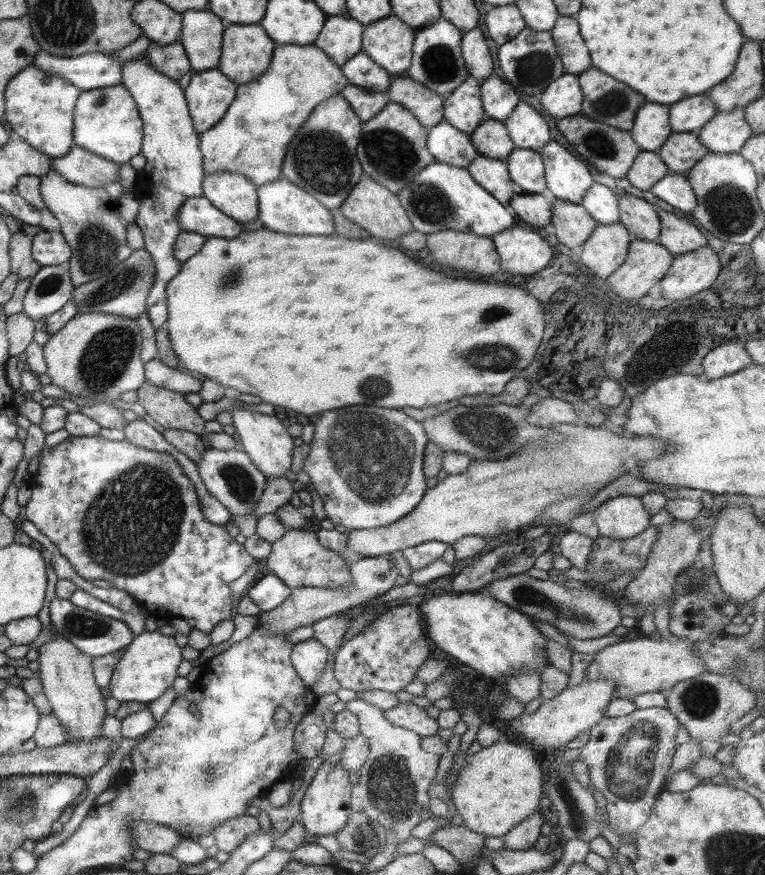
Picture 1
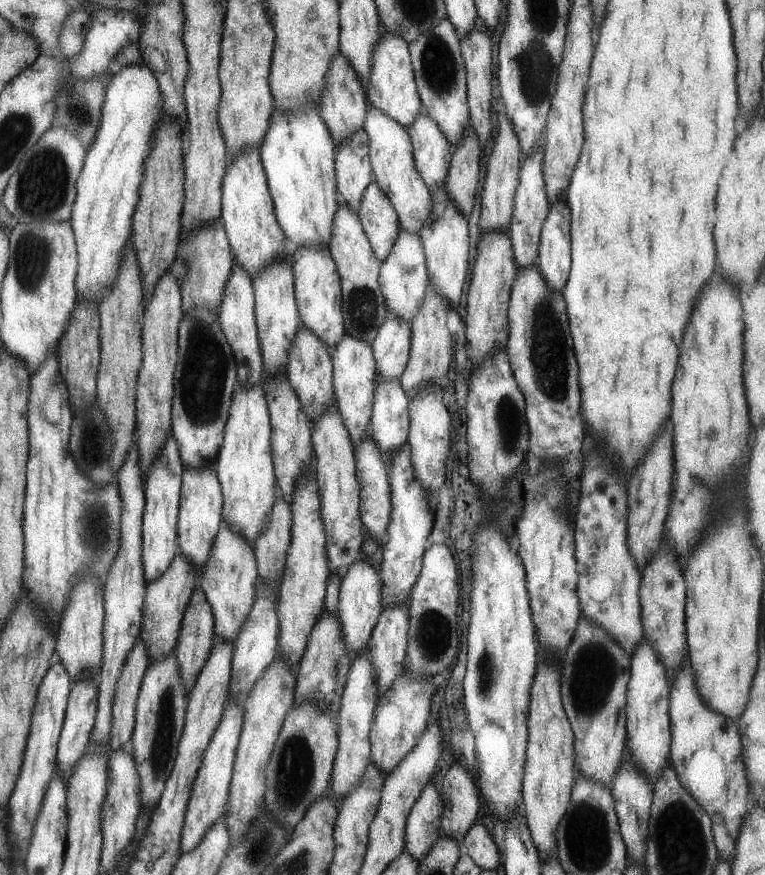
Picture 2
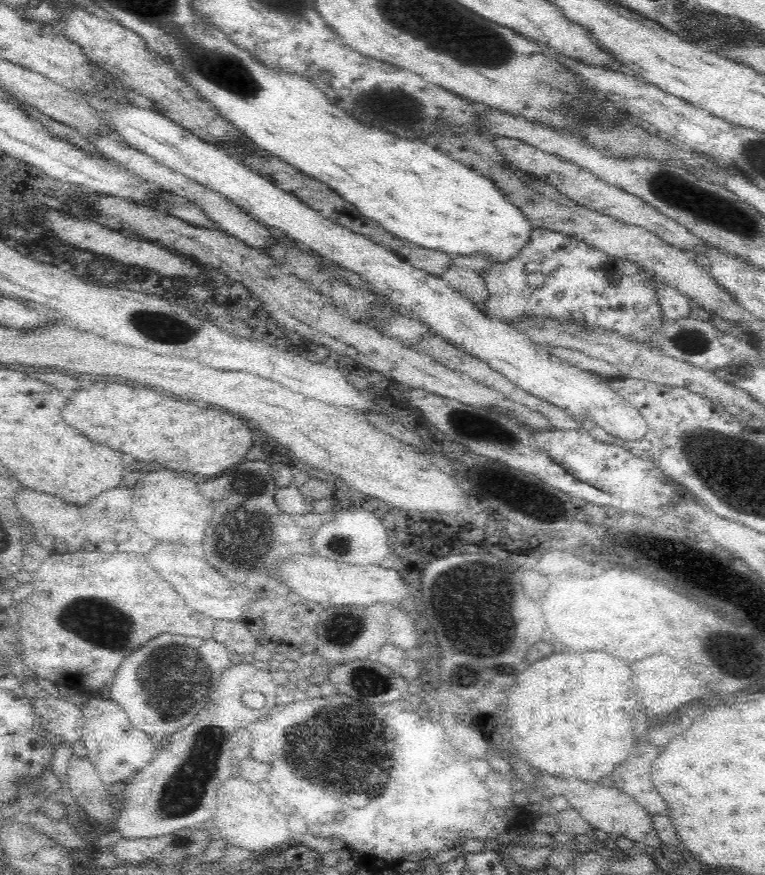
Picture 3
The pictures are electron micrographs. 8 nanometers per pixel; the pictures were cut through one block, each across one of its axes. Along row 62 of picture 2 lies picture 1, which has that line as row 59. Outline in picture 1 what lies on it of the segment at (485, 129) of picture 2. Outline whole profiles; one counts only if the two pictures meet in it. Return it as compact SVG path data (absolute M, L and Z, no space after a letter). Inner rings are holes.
M475 27L469 32L462 33L460 41L461 54L468 76L477 82L485 81L493 74L493 60L481 30Z

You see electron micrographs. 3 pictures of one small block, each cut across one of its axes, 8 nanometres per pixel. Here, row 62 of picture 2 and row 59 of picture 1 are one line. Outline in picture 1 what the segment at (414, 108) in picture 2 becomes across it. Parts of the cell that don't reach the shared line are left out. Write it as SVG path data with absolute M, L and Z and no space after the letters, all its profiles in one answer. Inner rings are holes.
M393 17L364 25L361 52L392 77L407 77L412 57L414 29Z

